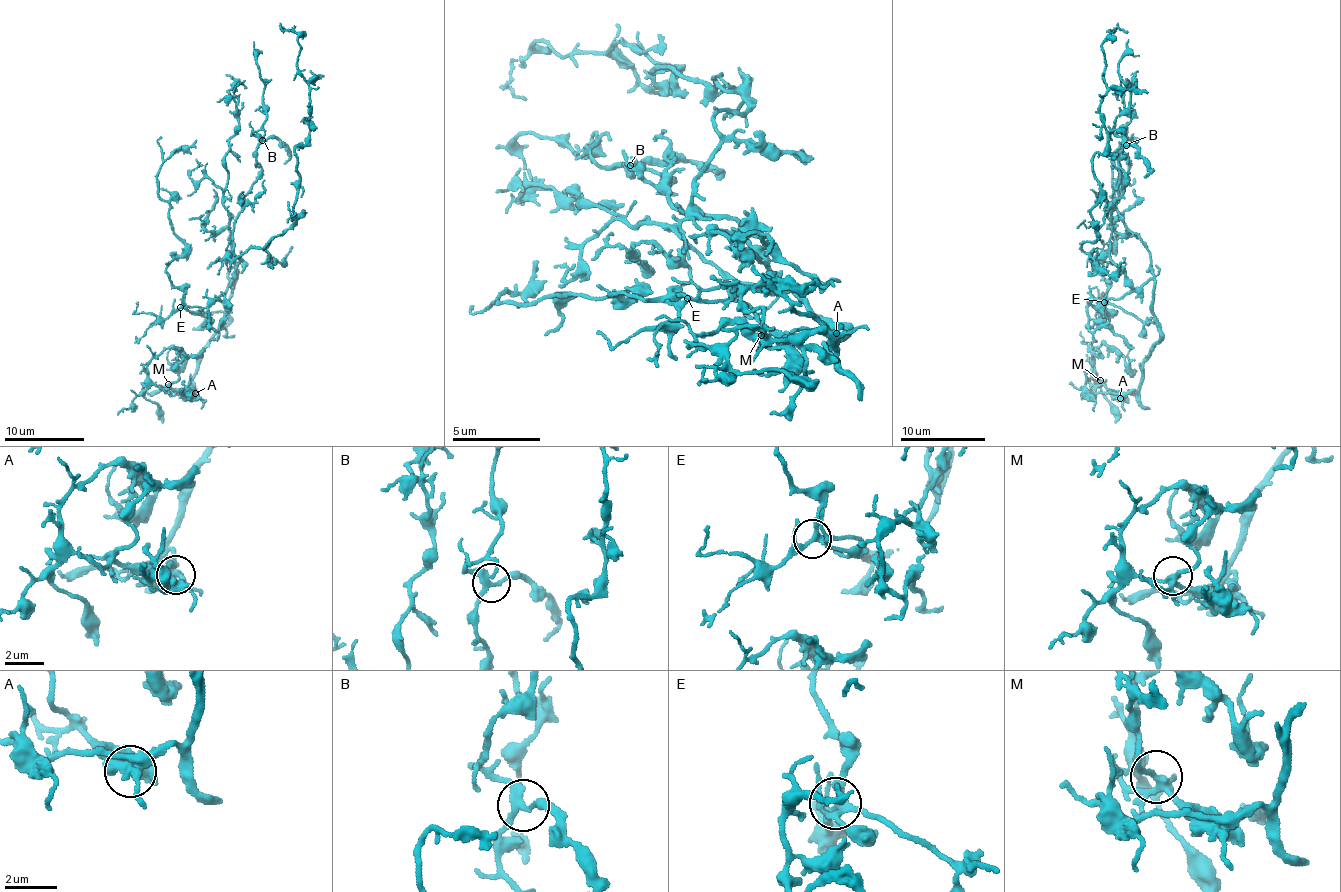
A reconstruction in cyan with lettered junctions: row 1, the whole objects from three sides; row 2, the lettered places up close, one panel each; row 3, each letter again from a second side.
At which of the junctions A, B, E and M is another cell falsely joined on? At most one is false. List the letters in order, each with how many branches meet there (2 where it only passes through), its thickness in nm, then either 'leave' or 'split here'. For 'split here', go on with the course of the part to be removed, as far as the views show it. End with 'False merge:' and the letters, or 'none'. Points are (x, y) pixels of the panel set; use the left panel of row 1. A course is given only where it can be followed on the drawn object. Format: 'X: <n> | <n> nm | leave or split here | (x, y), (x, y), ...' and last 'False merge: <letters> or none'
A: 4 | 360 nm | leave
B: 3 | 240 nm | leave
E: 6 | 240 nm | leave
M: 5 | 280 nm | leave
False merge: none

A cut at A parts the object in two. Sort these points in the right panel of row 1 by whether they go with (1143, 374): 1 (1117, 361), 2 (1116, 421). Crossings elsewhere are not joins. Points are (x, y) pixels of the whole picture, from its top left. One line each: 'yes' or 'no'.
1: no
2: no

